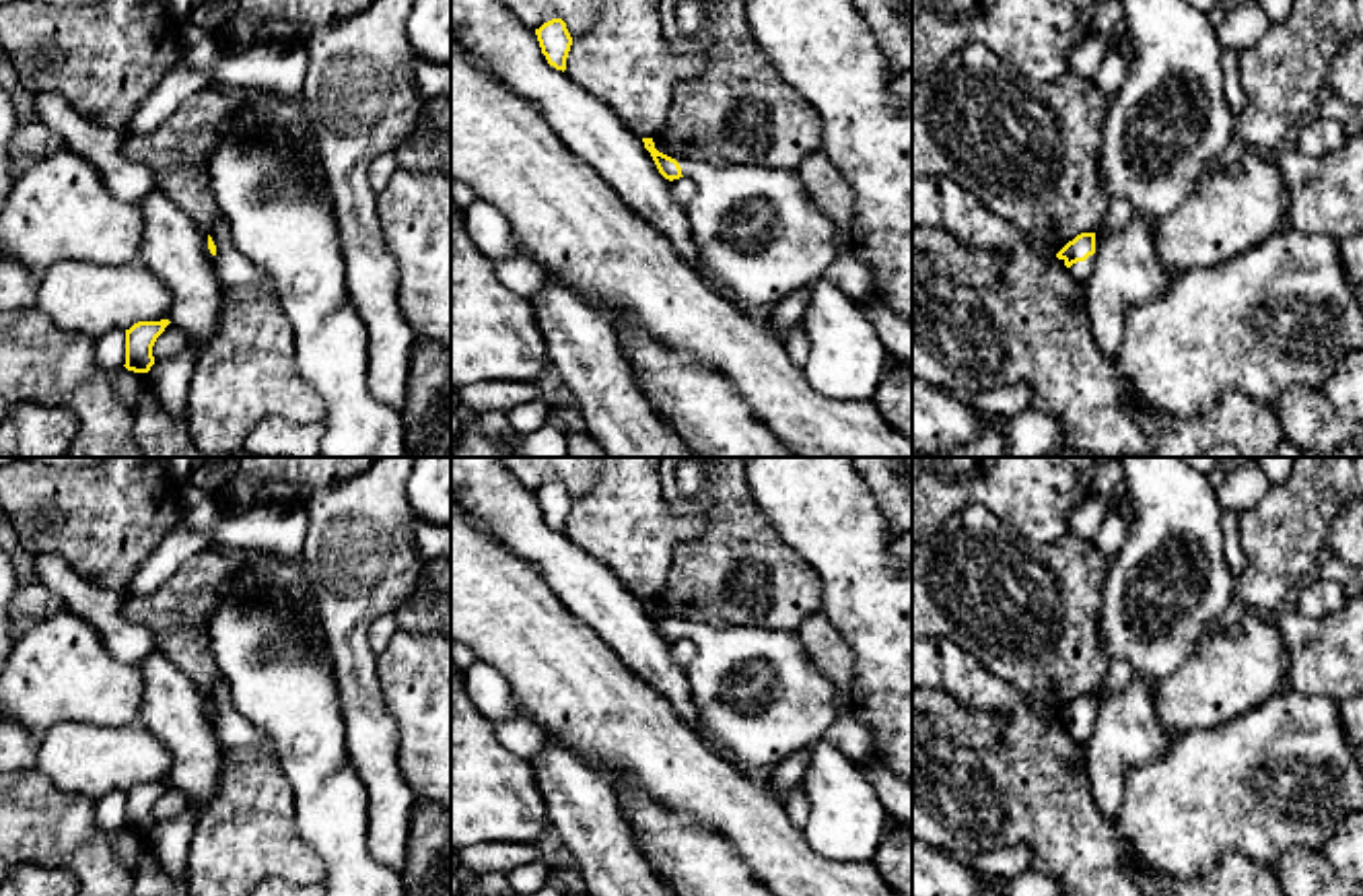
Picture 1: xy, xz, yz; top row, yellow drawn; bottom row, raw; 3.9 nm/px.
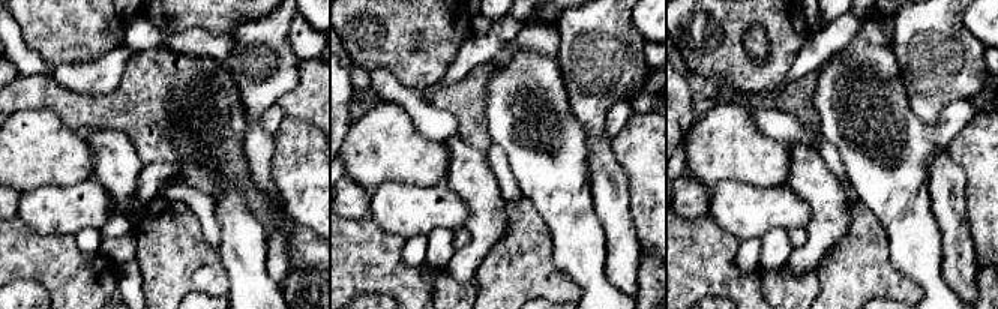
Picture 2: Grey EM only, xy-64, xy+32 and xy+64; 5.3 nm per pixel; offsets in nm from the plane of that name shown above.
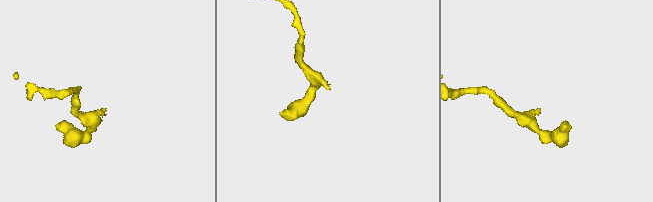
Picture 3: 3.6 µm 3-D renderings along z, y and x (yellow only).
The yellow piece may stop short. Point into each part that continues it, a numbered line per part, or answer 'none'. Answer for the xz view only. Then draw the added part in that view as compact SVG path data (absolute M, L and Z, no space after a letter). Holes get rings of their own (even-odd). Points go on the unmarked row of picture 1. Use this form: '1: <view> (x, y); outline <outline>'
1: xz (760, 699); outline M684 622L679 628L696 647L686 680L702 721L700 735L731 764L774 768L787 756L824 739L846 709L836 686L807 655L797 630L698 622Z

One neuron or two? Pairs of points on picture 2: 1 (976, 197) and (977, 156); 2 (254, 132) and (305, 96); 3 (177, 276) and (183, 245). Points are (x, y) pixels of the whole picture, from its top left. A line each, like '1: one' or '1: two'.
1: one
2: two
3: one

